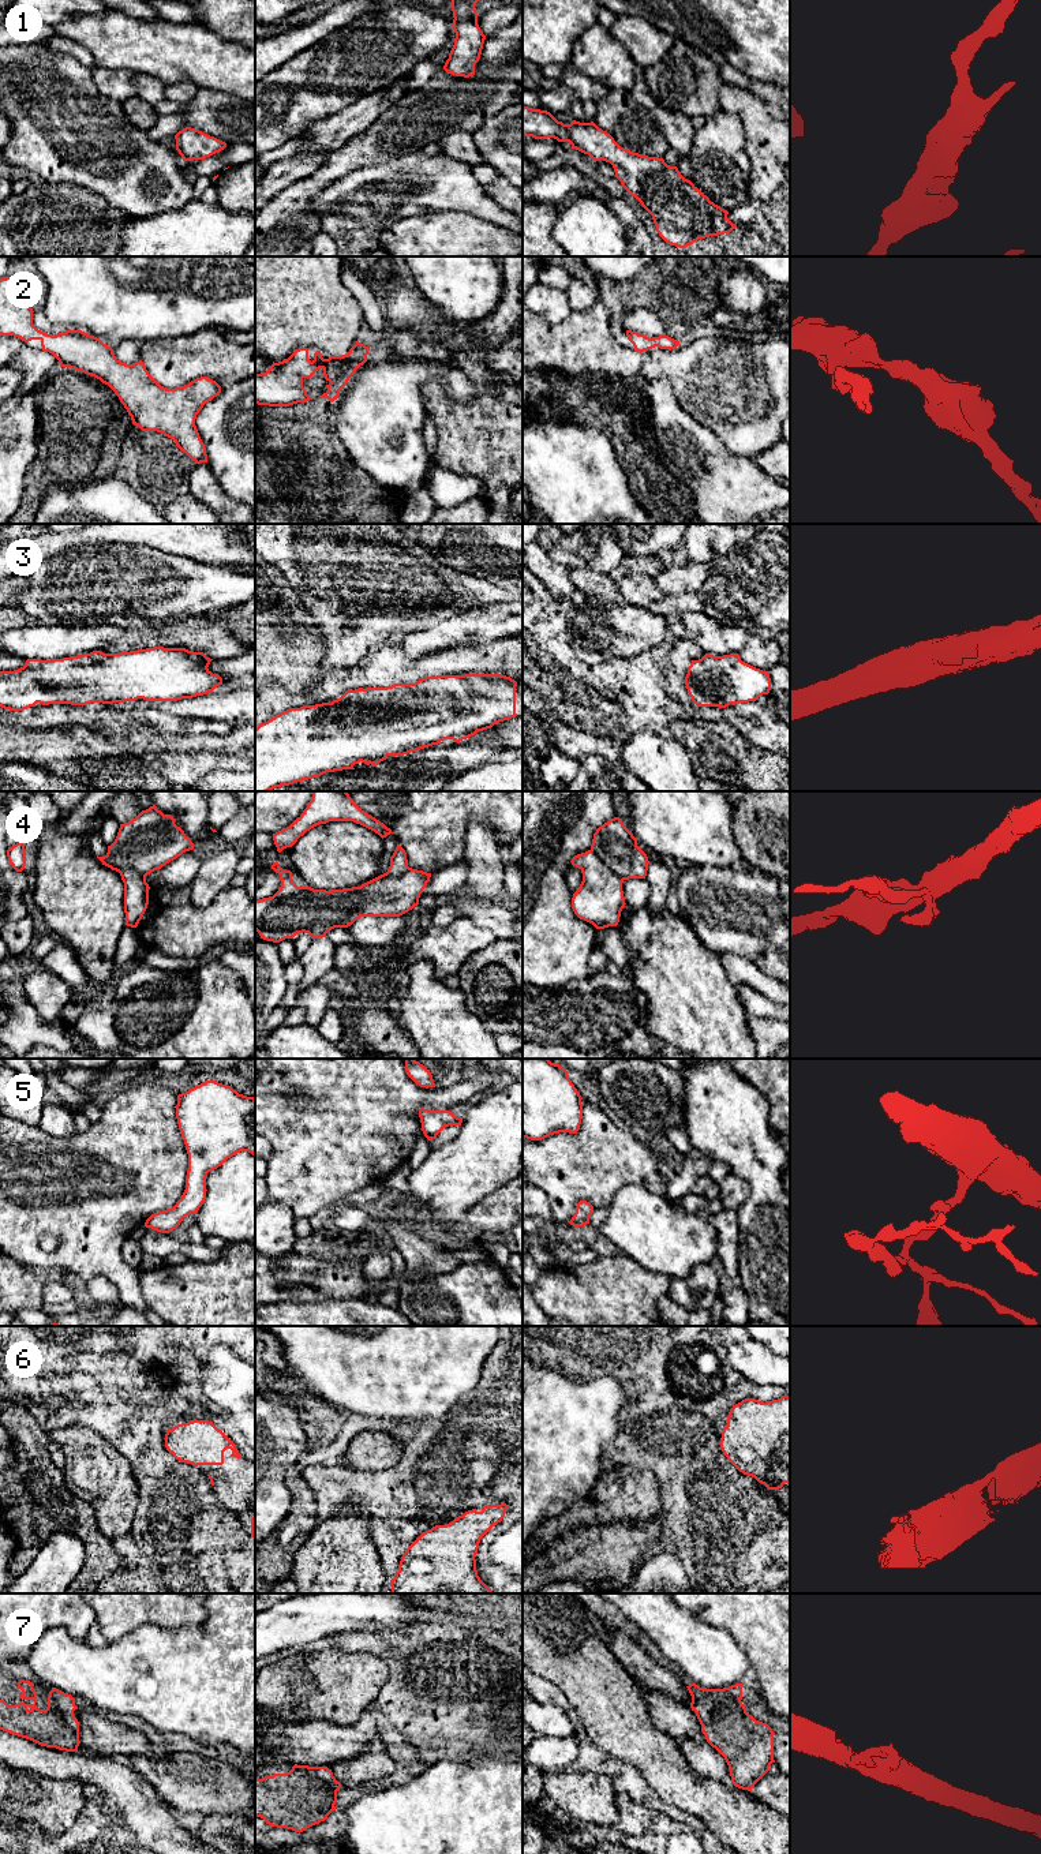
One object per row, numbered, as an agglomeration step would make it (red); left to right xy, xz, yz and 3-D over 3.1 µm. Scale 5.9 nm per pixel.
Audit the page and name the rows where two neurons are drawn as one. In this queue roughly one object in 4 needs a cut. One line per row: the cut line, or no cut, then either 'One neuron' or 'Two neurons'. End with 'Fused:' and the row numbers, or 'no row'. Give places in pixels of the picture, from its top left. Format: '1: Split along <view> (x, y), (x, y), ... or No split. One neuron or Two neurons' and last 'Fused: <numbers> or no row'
1: No split. One neuron
2: No split. One neuron
3: No split. One neuron
4: No split. One neuron
5: No split. One neuron
6: No split. One neuron
7: No split. One neuron
Fused: no row

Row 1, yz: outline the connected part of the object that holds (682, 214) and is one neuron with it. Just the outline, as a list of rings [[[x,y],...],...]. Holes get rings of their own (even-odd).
[[[523,105],[523,135],[569,142],[572,149],[588,154],[595,162],[600,160],[610,162],[622,187],[652,216],[656,232],[671,246],[685,248],[699,239],[730,233],[737,228],[727,218],[729,211],[711,202],[704,192],[681,175],[677,166],[667,165],[663,158],[641,156],[621,147],[610,134],[593,121],[573,120],[570,124],[563,124],[547,111]]]

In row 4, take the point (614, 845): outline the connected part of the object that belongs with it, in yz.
[[[619,817],[600,825],[591,849],[572,858],[572,865],[583,873],[572,898],[574,914],[596,929],[617,926],[626,904],[622,881],[645,879],[648,864],[647,854]]]

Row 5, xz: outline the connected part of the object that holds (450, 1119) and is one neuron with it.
[[[419,1109],[419,1117],[422,1123],[422,1131],[424,1136],[431,1141],[449,1125],[461,1125],[463,1117],[454,1116],[450,1110],[428,1110]]]

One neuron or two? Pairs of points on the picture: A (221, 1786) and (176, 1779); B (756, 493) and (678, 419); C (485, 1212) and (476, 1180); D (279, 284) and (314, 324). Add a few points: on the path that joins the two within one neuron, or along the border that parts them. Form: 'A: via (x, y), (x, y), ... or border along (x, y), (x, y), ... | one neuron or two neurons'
A: via (210, 1786), (187, 1782) | one neuron
B: via (737, 478), (696, 437) | one neuron
C: border along (508, 1182), (485, 1195), (464, 1216), (463, 1221) | two neurons
D: via (288, 293), (309, 314) | one neuron

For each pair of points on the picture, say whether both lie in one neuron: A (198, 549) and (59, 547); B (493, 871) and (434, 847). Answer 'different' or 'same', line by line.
A: same
B: different

